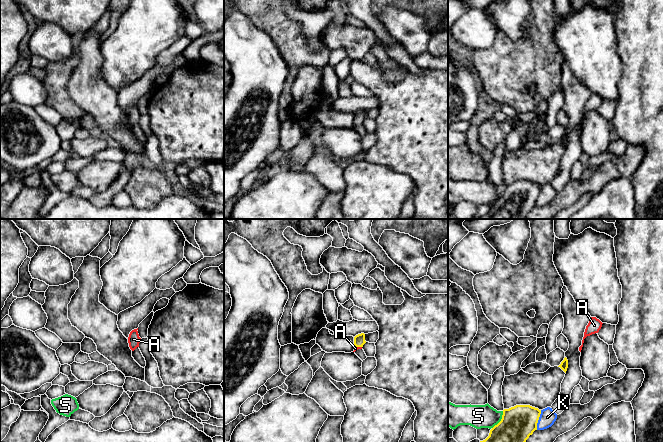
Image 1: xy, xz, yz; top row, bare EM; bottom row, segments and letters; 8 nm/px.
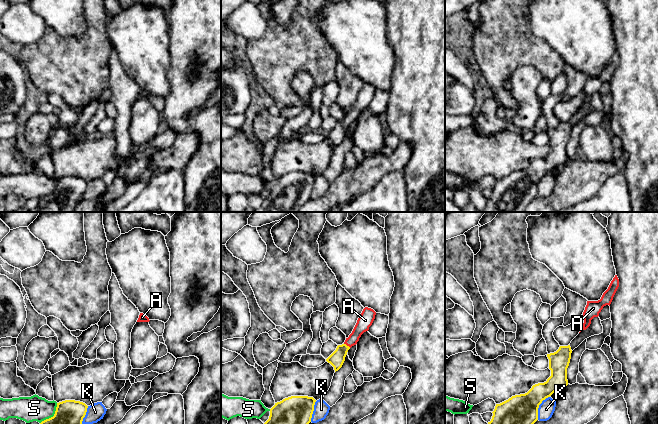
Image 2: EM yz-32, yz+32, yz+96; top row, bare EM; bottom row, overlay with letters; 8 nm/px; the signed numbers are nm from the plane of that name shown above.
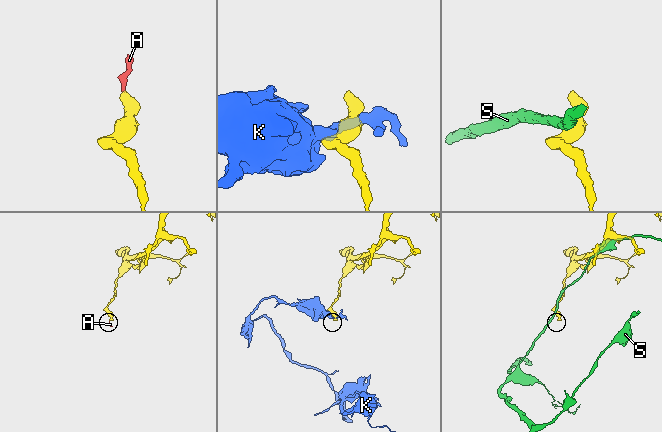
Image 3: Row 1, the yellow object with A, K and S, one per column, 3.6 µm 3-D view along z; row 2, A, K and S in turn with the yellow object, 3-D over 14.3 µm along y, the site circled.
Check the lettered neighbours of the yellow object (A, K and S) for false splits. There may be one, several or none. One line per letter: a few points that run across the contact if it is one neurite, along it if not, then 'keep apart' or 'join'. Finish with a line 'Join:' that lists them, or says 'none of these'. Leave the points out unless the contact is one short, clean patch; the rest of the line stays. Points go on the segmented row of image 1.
A: line xz (359, 340), (358, 346), (355, 348); join
K: keep apart
S: keep apart
Join: A

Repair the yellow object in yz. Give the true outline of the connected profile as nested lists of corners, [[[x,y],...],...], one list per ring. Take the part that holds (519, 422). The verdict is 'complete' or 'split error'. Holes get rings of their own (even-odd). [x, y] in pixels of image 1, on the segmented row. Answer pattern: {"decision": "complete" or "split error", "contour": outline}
{"decision": "complete", "contour": [[[516,405],[503,410],[501,421],[495,425],[489,436],[480,442],[526,442],[530,435],[537,430],[541,410],[530,405]]]}

